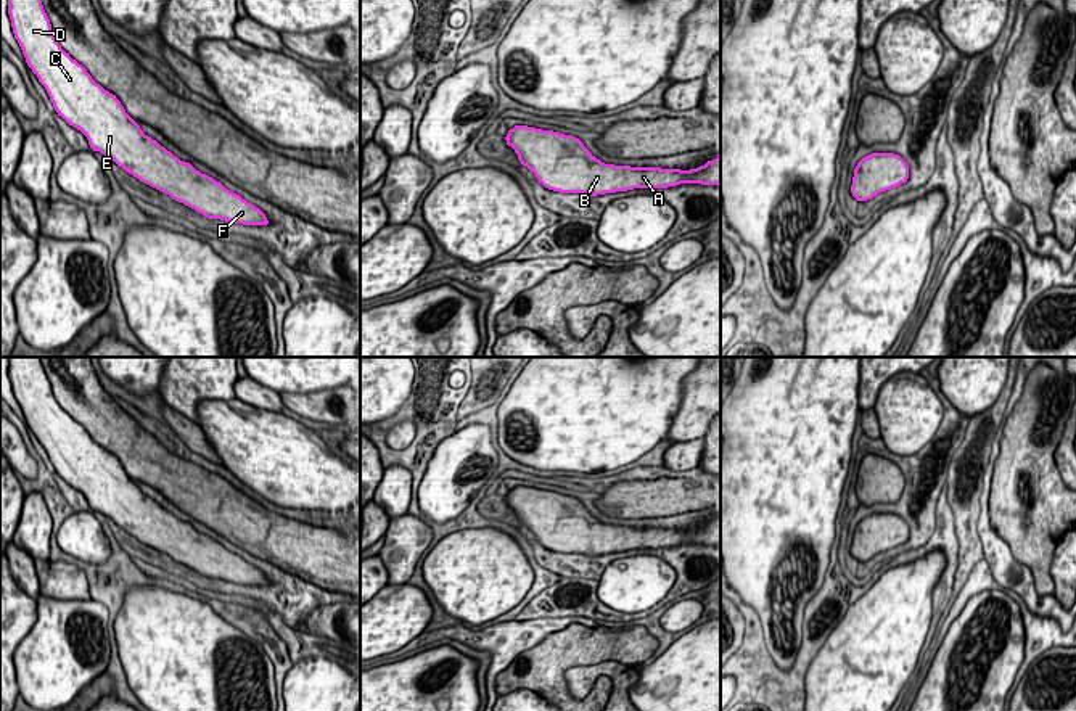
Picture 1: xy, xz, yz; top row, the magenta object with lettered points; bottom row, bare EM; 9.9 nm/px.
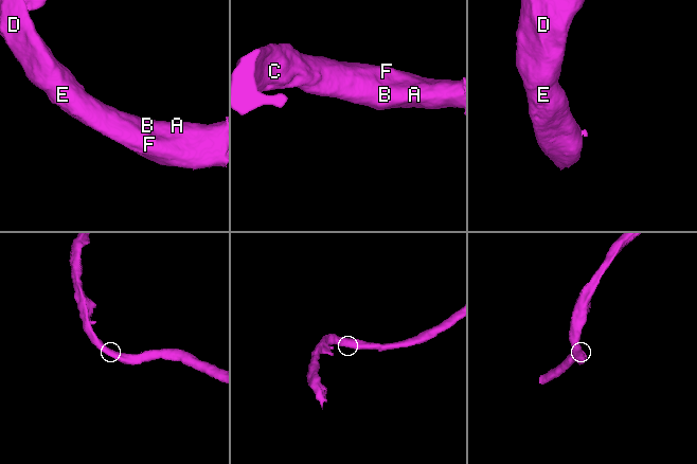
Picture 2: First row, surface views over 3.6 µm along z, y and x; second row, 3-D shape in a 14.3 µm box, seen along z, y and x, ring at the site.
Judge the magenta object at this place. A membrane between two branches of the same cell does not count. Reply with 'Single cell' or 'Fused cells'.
Single cell

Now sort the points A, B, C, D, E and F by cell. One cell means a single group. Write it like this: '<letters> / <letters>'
A B C D E F

